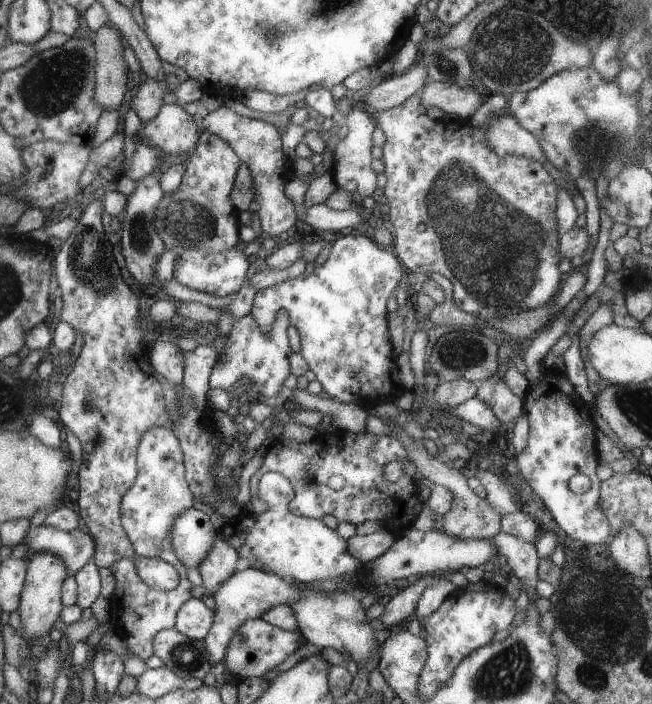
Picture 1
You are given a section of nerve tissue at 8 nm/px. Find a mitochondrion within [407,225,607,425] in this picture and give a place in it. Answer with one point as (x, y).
(463, 353)

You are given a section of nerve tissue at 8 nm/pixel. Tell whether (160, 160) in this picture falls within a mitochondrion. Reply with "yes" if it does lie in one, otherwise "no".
no

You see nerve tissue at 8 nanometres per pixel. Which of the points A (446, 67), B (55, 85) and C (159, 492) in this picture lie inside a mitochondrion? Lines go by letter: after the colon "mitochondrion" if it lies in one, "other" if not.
A: mitochondrion
B: mitochondrion
C: mitochondrion

